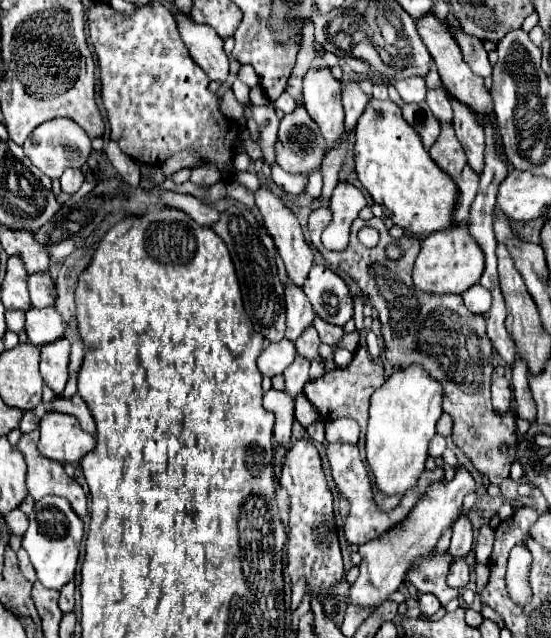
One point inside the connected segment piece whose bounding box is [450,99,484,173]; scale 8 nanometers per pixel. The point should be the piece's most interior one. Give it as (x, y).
(471, 135)

